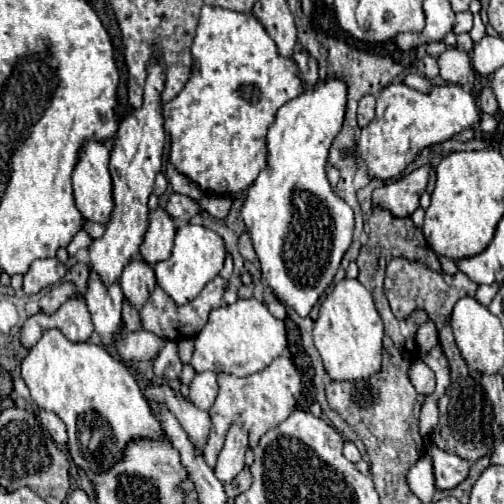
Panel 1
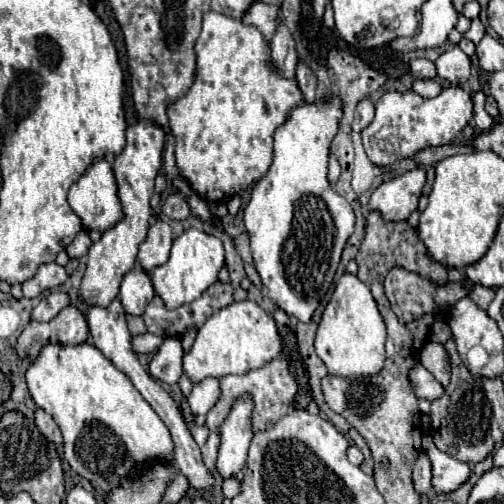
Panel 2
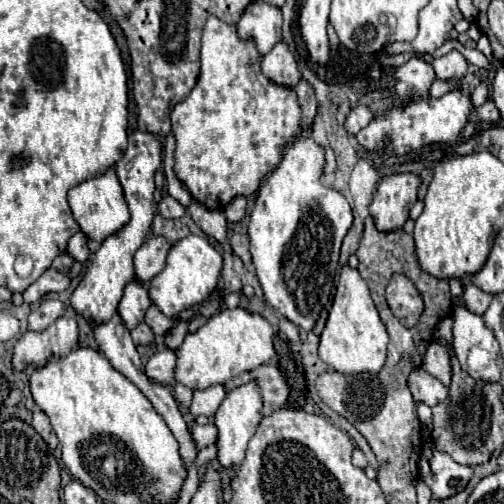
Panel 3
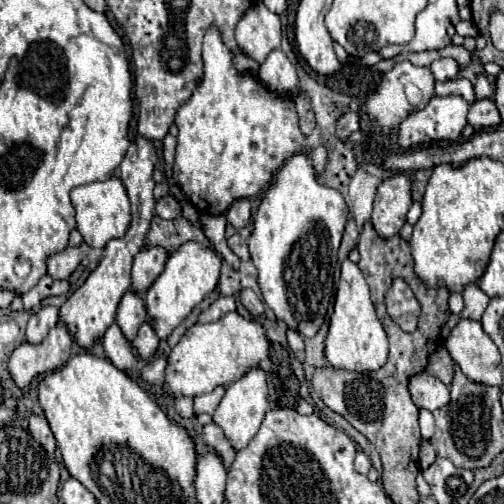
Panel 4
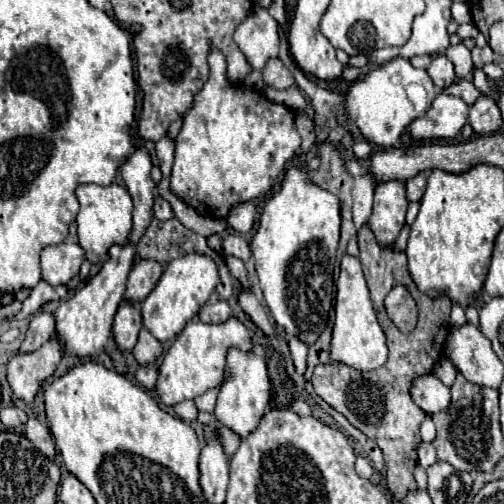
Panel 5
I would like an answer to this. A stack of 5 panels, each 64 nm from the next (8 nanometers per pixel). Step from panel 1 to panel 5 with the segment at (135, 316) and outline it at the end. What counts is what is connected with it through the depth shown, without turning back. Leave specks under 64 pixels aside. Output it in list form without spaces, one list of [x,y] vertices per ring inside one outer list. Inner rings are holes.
[[[142,328],[140,336],[138,336],[138,344],[134,346],[132,354],[134,354],[136,362],[142,366],[154,364],[158,360],[158,356],[162,354],[162,344],[146,328]]]

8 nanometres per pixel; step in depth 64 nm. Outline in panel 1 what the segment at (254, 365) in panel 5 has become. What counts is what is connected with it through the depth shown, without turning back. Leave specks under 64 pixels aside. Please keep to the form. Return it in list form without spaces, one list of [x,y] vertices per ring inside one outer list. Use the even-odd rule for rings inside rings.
[[[232,424],[226,432],[224,448],[218,454],[218,464],[214,468],[216,478],[226,484],[236,478],[236,474],[244,468],[244,454],[248,450],[248,434],[242,426]]]

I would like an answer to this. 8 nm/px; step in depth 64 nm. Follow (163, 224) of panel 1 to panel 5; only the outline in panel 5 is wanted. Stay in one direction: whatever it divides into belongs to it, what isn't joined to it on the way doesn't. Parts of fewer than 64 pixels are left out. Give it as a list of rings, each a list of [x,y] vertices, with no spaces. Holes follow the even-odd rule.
[[[154,260],[138,262],[128,274],[124,300],[132,302],[132,304],[144,302],[146,296],[154,290],[160,274],[162,274],[162,266],[158,262],[154,262]]]

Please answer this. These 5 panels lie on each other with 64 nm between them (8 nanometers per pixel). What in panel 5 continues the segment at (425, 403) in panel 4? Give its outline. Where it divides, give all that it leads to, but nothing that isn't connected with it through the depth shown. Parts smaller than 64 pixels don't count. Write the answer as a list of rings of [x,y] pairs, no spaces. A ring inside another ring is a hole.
[[[434,374],[420,376],[412,382],[412,400],[426,414],[436,414],[450,406],[450,388],[444,386]]]

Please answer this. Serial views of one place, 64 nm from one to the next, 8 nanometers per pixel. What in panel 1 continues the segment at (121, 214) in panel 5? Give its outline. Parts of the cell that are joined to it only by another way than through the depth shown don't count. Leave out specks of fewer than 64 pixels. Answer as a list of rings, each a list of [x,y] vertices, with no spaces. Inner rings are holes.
[[[88,142],[84,144],[80,152],[80,162],[76,164],[76,170],[72,174],[72,188],[74,188],[74,204],[84,216],[84,220],[98,222],[98,224],[108,224],[110,214],[114,210],[114,198],[112,198],[112,178],[108,172],[108,160],[110,152],[104,144]]]

